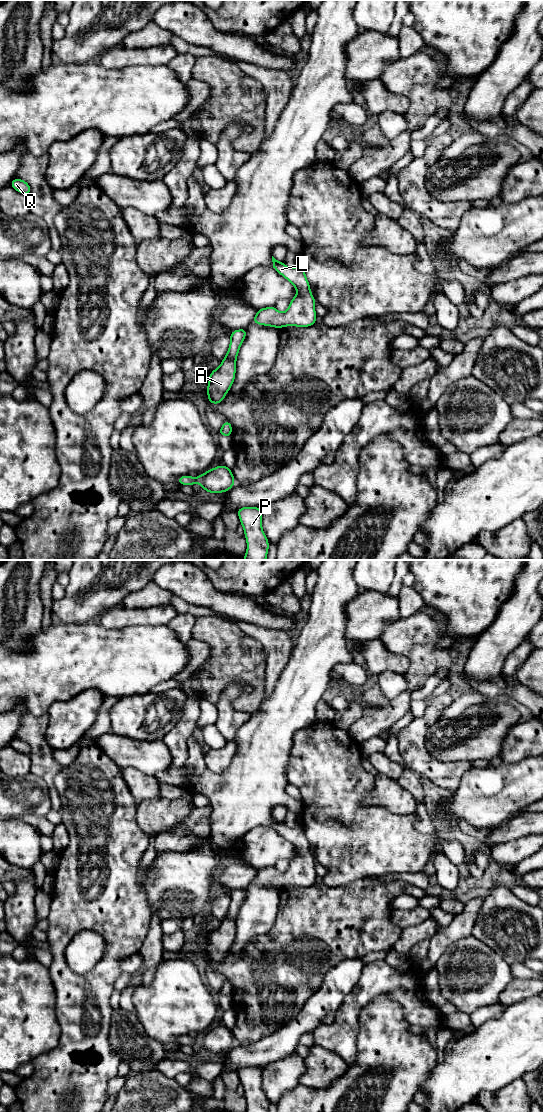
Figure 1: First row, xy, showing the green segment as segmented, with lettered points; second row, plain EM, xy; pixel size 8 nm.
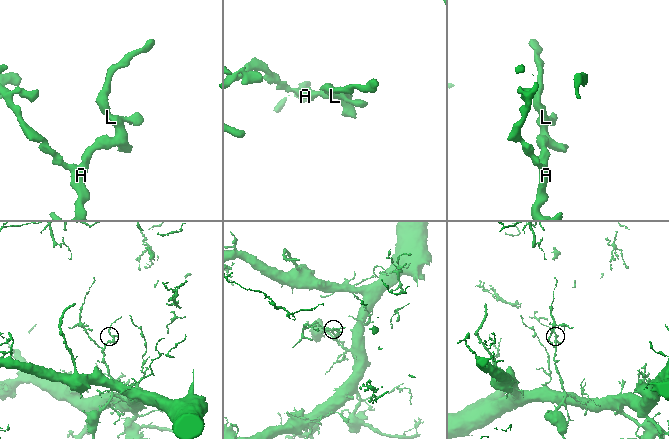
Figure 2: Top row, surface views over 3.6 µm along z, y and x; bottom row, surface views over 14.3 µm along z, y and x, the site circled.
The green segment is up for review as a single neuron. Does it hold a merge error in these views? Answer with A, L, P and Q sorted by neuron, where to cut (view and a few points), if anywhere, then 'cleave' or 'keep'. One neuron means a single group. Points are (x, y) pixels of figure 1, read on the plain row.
groups A L P Q; cut none; keep

